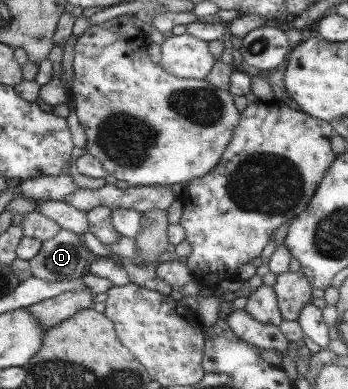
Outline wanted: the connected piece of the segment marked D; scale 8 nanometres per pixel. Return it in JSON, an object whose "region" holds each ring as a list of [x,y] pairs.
{"region":[[[59,229],[54,237],[41,242],[38,253],[28,260],[30,275],[48,283],[78,279],[86,273],[89,254],[78,234]]]}

